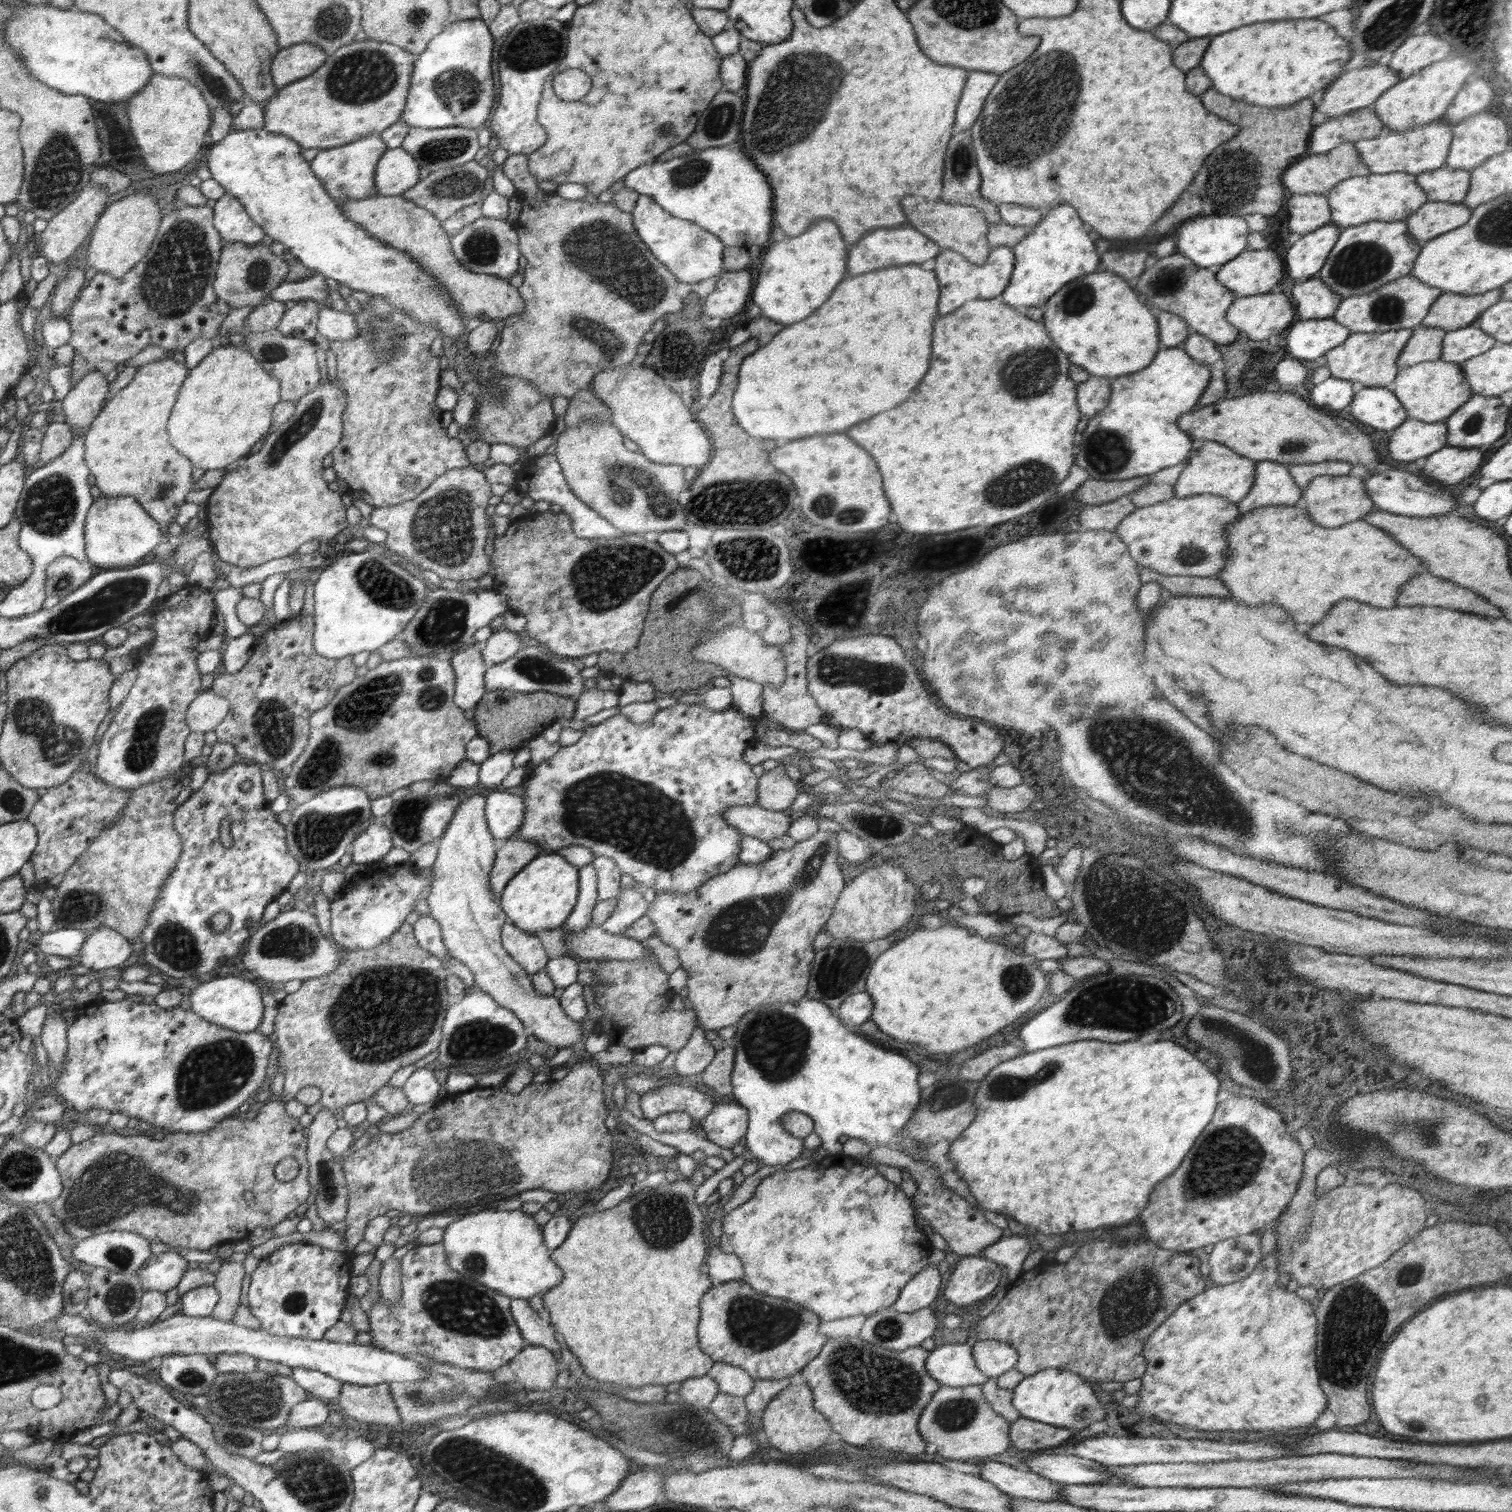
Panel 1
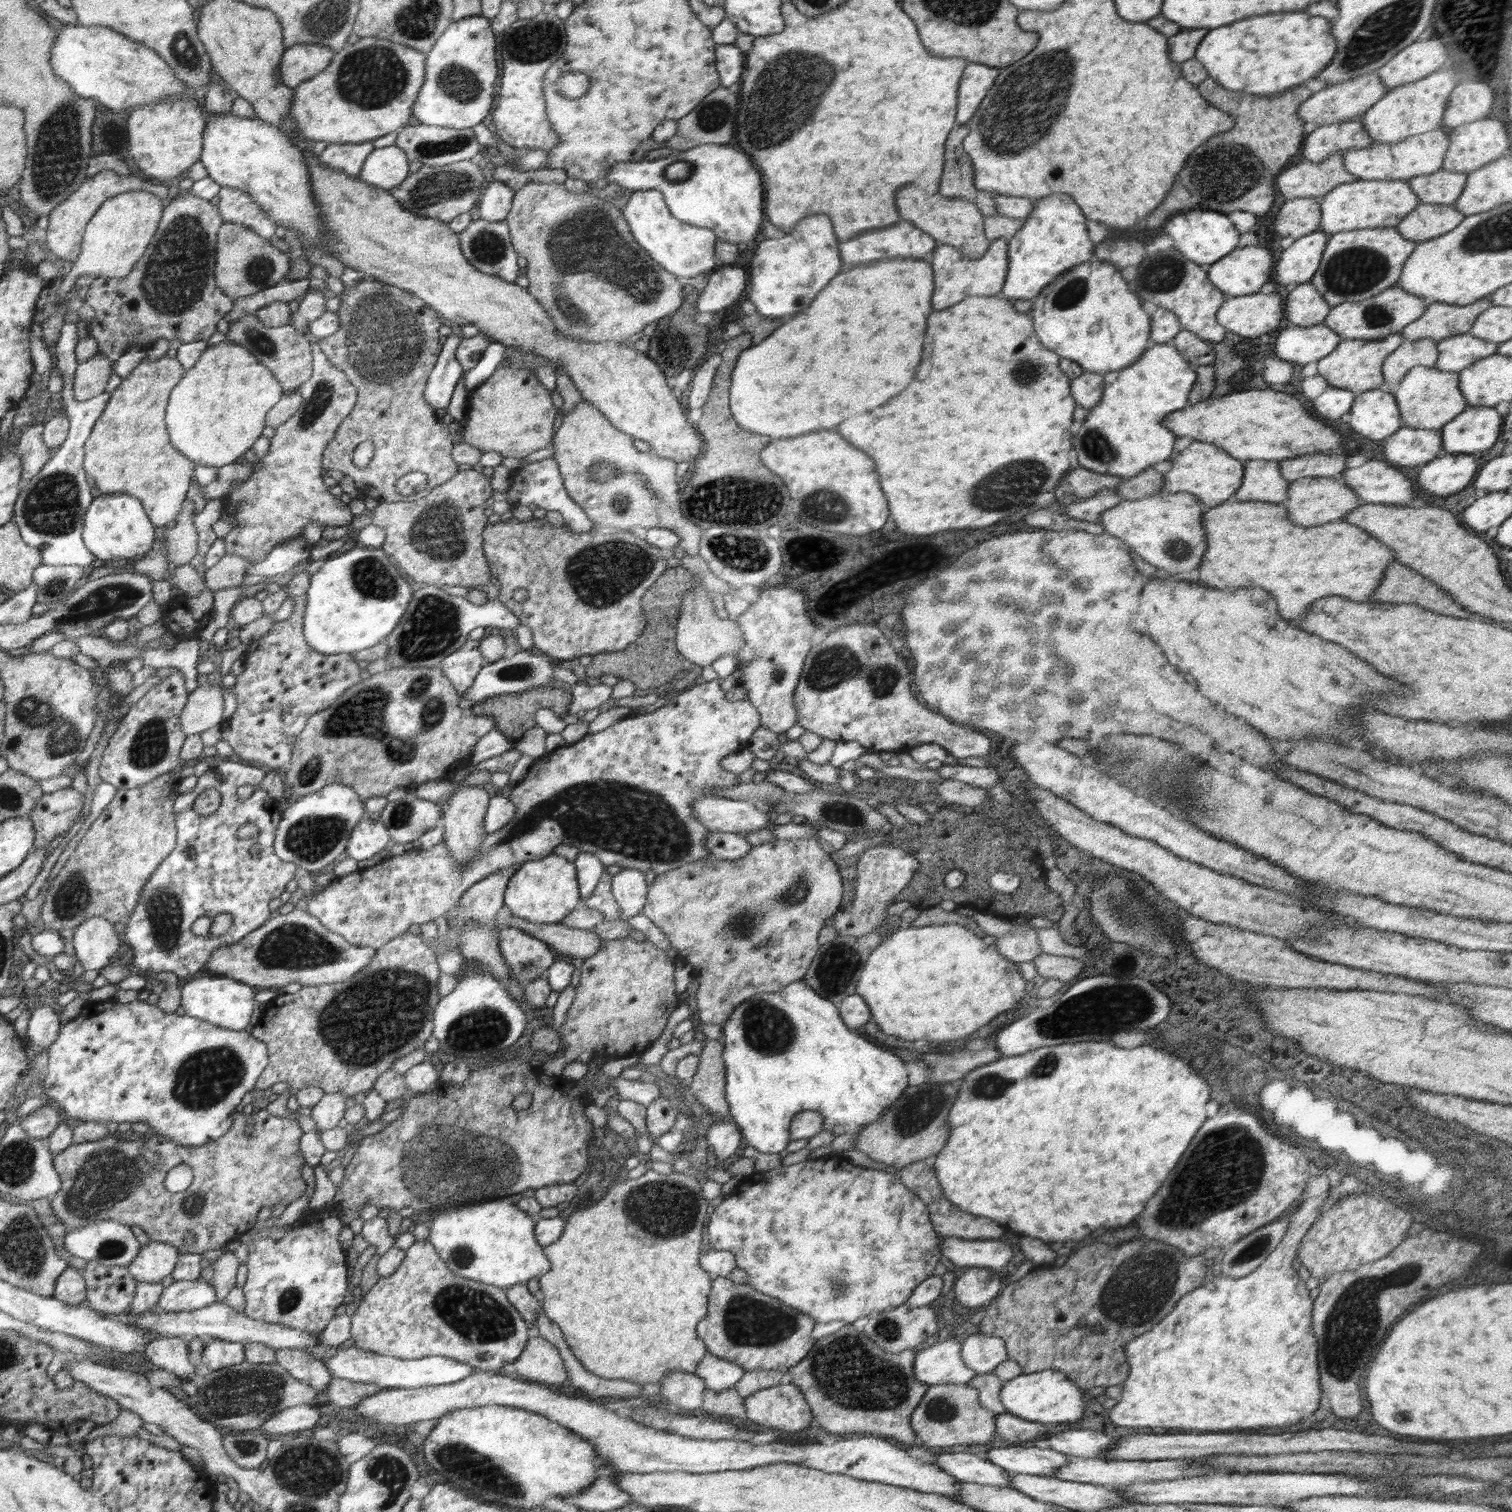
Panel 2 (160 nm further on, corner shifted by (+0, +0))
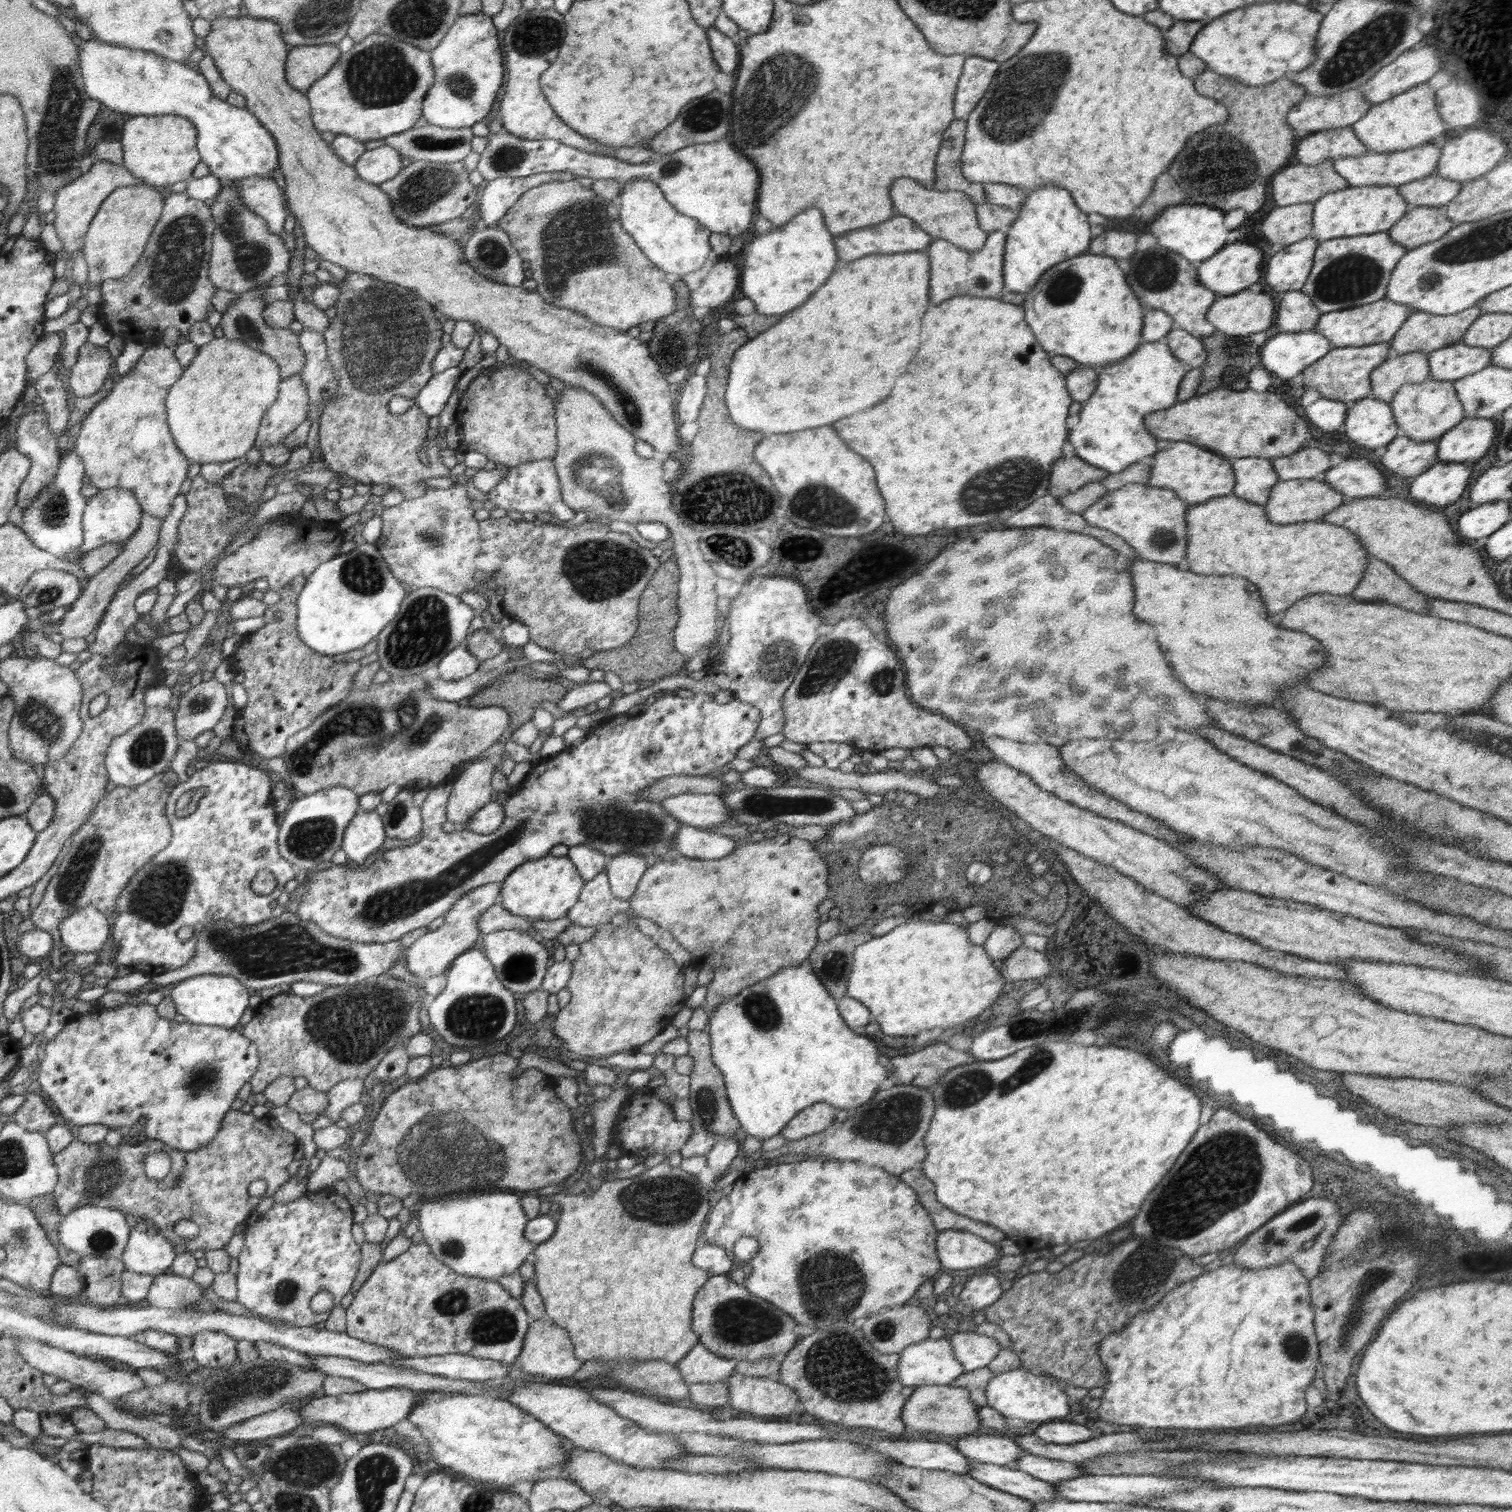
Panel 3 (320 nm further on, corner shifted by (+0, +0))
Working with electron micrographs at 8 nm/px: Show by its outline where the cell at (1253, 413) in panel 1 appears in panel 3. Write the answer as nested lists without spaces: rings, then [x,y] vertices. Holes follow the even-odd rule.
[[[1220,388],[1210,392],[1194,396],[1190,399],[1174,404],[1172,408],[1164,411],[1154,412],[1144,418],[1144,428],[1159,440],[1186,441],[1198,445],[1204,449],[1214,452],[1228,460],[1260,457],[1274,459],[1276,457],[1288,456],[1299,451],[1306,441],[1310,440],[1310,428],[1302,418],[1284,402],[1280,396],[1270,391],[1262,393],[1254,390],[1234,390]]]

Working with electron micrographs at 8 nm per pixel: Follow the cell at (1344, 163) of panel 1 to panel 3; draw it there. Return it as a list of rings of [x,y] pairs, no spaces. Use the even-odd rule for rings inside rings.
[[[1327,158],[1312,166],[1298,163],[1277,172],[1270,180],[1268,202],[1278,207],[1316,202],[1329,192],[1348,188],[1348,181],[1334,170],[1333,162]]]

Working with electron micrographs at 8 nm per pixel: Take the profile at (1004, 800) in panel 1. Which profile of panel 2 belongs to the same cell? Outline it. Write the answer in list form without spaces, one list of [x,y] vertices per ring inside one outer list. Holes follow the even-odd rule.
[[[945,779],[933,790],[938,794],[938,802],[944,805],[953,803],[964,806],[978,806],[988,799],[988,788],[976,788],[957,780]]]

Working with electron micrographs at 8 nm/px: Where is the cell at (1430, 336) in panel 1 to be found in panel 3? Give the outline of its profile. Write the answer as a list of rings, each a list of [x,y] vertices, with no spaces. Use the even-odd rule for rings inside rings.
[[[1424,352],[1392,355],[1372,372],[1372,387],[1367,396],[1389,403],[1404,384],[1414,385],[1426,381],[1430,376],[1428,356]]]

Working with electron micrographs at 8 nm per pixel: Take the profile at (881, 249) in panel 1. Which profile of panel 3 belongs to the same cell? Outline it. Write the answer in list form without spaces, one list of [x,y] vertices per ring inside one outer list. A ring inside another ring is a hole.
[[[894,216],[888,220],[888,224],[876,224],[876,228],[862,228],[856,232],[848,232],[844,236],[836,238],[836,248],[840,248],[840,262],[846,264],[850,260],[856,260],[864,254],[894,254],[908,251],[926,251],[933,239],[924,229],[908,220],[906,216]]]

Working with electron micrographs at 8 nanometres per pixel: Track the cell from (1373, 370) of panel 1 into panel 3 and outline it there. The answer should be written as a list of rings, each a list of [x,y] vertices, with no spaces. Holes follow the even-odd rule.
[[[1384,342],[1360,347],[1339,347],[1333,349],[1331,352],[1328,352],[1328,355],[1320,358],[1320,360],[1308,366],[1302,372],[1304,385],[1298,391],[1317,388],[1322,398],[1343,400],[1350,408],[1357,400],[1366,397],[1371,391],[1372,381],[1370,381],[1370,376],[1380,364],[1383,364],[1393,355],[1391,348],[1390,342]]]

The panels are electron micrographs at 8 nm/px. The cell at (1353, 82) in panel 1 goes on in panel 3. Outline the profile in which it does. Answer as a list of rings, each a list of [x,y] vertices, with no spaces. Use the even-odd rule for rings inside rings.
[[[1359,88],[1341,92],[1334,96],[1307,96],[1287,114],[1287,123],[1293,128],[1296,138],[1303,138],[1314,132],[1328,129],[1351,127],[1357,120],[1364,116],[1372,106]]]

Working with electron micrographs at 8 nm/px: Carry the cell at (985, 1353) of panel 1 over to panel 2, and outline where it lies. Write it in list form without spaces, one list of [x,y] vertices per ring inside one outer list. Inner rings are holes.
[[[976,1333],[962,1342],[962,1360],[977,1374],[994,1372],[1004,1360],[1008,1359],[1006,1344],[996,1336]]]

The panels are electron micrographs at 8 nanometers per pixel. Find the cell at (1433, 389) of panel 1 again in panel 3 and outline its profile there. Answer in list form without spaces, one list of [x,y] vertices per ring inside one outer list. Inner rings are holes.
[[[1427,379],[1414,385],[1404,384],[1389,404],[1398,425],[1397,436],[1407,436],[1416,442],[1437,440],[1465,418],[1462,404],[1454,390],[1454,382],[1448,380]]]

